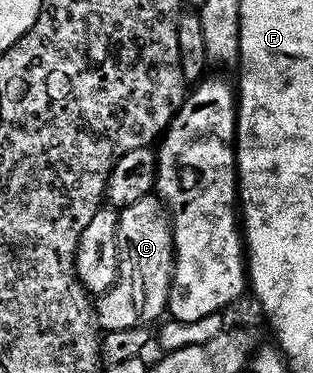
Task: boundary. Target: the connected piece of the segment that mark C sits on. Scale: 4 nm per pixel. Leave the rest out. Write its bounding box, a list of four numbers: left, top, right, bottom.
[95,195,175,331]

